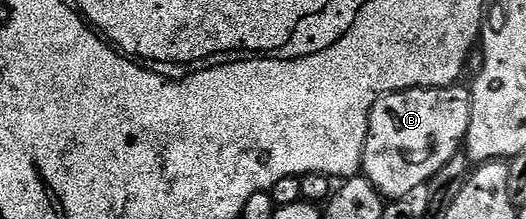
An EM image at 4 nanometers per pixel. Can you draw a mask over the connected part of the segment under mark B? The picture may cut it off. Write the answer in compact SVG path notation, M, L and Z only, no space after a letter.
M461 86L393 92L372 106L365 135L362 174L384 198L392 201L411 193L462 150L470 125L470 90Z

